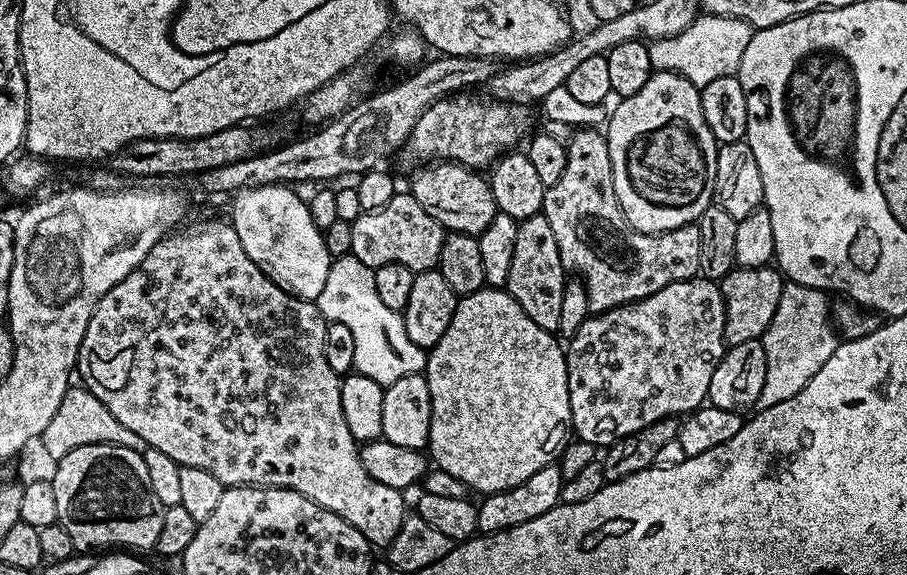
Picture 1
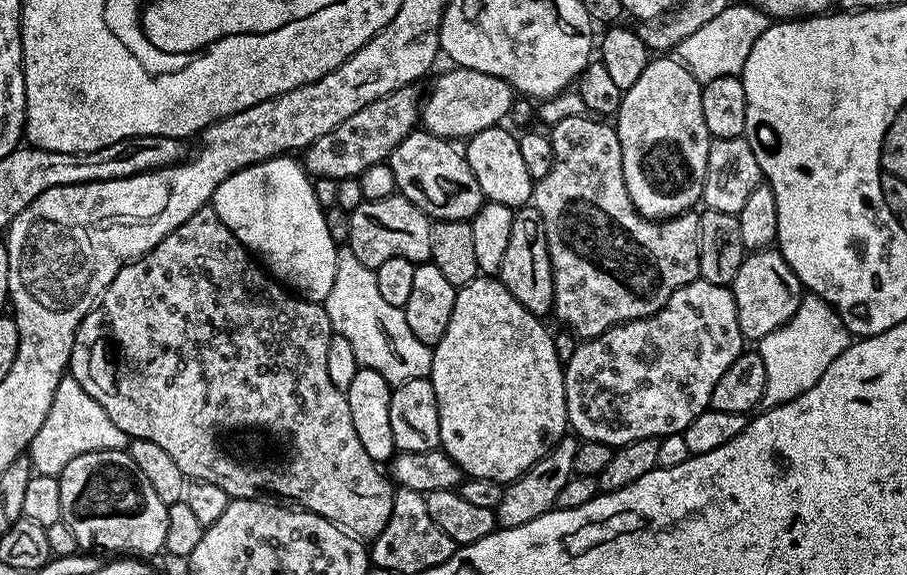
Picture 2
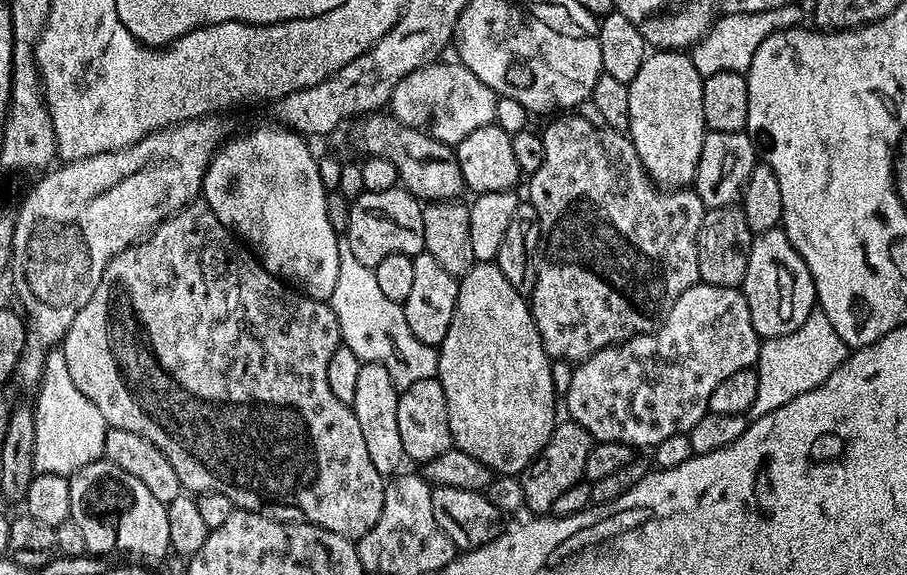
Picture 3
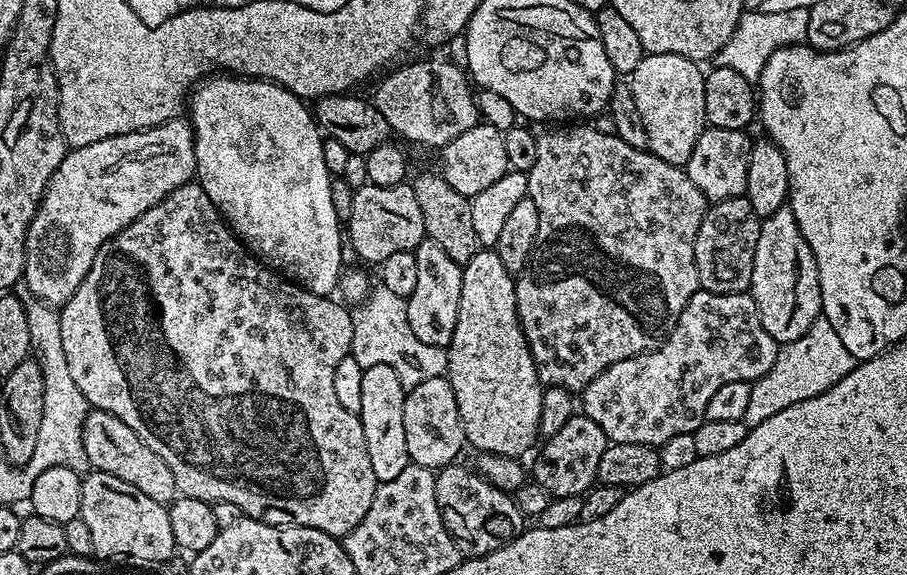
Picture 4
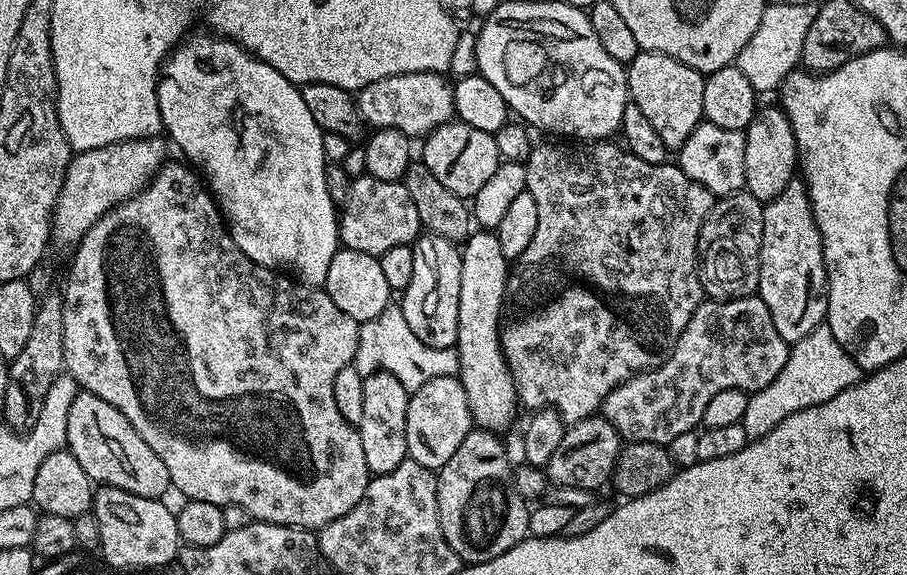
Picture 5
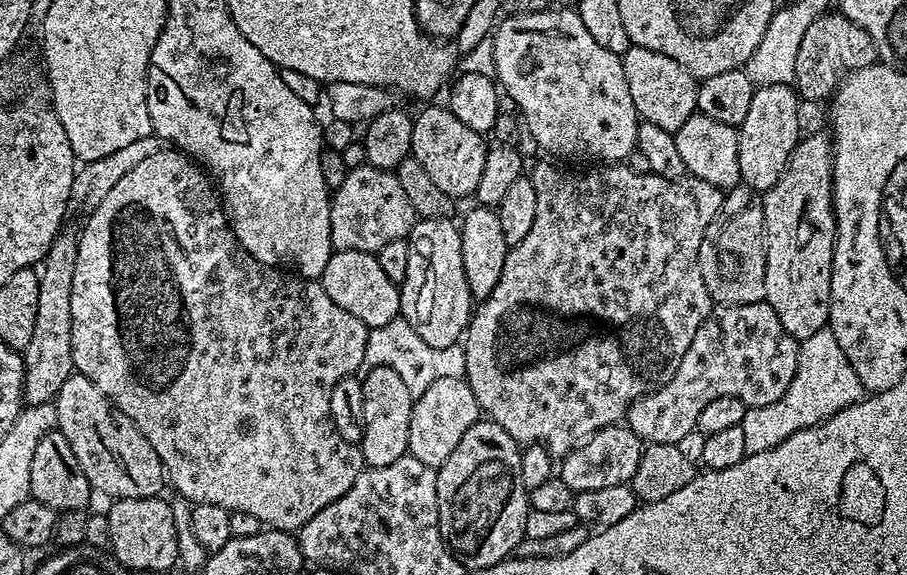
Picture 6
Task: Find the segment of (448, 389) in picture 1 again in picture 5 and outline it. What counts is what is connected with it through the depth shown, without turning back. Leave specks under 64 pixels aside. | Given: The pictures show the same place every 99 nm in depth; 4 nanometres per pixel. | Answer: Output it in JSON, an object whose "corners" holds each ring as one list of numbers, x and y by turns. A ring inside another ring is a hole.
{"corners":[[476,230,463,241,458,290,458,338,454,345,460,355,458,378,466,390,466,402,470,402,475,427,487,428,497,434,511,426,518,409,513,378,500,345,504,291,509,271,510,262,502,254,502,246,498,246,495,231]]}

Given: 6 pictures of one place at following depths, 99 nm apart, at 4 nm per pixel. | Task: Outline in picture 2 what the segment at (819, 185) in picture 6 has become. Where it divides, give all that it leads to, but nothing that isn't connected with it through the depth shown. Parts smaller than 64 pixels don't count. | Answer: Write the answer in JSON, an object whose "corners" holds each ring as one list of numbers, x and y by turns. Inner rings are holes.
{"corners":[[775,247,761,248,745,255,730,287,738,310,738,326,748,342,758,342,785,324,798,310,802,295,798,274,794,274,786,258]]}

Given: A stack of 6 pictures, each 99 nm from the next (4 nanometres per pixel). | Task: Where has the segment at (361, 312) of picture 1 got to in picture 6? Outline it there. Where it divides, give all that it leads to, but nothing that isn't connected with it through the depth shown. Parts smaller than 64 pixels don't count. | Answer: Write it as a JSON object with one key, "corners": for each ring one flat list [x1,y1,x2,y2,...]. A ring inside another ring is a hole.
{"corners":[[395,318,388,320,385,324,373,327,368,333,366,342,366,354,364,355,363,367,369,368,389,368,402,378,406,385,406,390,410,390,413,398,422,395,426,386,438,382,438,378,458,378,463,376,466,370,466,354,463,343,445,348,435,348,426,346,422,338,408,325,404,319]]}

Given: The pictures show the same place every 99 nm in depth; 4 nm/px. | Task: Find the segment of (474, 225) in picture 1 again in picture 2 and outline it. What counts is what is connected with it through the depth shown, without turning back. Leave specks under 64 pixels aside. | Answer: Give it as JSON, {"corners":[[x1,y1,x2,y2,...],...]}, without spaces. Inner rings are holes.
{"corners":[[414,130,394,146,386,161,390,170,394,170,396,192,414,202,414,206,433,221,471,221,486,203,482,186,478,186,478,178,474,178,474,170,470,170,463,151,452,144,455,143,451,139,427,130]]}

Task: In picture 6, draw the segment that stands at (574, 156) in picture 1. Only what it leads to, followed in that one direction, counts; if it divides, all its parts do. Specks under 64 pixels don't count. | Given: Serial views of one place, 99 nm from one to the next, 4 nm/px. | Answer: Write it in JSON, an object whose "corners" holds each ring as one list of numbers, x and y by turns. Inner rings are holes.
{"corners":[[624,162,588,166,585,172,567,172,556,165,559,163,548,163,552,164,536,164,530,168,534,199,538,202,534,210,534,226,530,226,530,234,526,234,522,242,509,247,498,286,494,286,486,299,479,301,468,322,468,331,462,337,466,354,463,377,468,381,470,390,474,390,481,413,502,426,502,430,506,430,506,434,510,434,517,444,540,444,553,458,562,458,598,430,621,423,634,401,674,378,674,370,678,370,682,354,690,350,690,342,694,342,698,326,702,326,714,307,712,295,706,290,706,282,702,282,702,271,699,270,699,246,702,245,708,224,723,204,725,193,691,174,685,174,678,180,667,180,647,170,635,172,627,168,629,165]]}

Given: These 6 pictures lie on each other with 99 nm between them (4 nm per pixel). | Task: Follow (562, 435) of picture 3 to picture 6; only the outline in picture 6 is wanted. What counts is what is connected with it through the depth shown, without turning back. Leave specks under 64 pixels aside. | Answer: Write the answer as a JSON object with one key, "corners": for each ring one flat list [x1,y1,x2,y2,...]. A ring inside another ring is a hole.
{"corners":[[623,423,611,424,588,437,584,443,570,450,558,464,558,478,570,486,573,494,586,490,602,490,602,486,629,483,638,468,642,442,634,430]]}

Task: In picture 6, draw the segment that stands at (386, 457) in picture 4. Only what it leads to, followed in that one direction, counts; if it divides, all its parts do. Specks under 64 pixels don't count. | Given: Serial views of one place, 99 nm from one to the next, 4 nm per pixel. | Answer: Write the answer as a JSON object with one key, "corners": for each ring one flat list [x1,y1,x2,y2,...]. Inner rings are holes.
{"corners":[[369,368,363,373,364,401,366,402,366,422,364,436,359,446,367,467,390,466,390,462,398,462,398,458,406,455,410,438,410,414,413,397,406,390,402,378,389,368]]}

